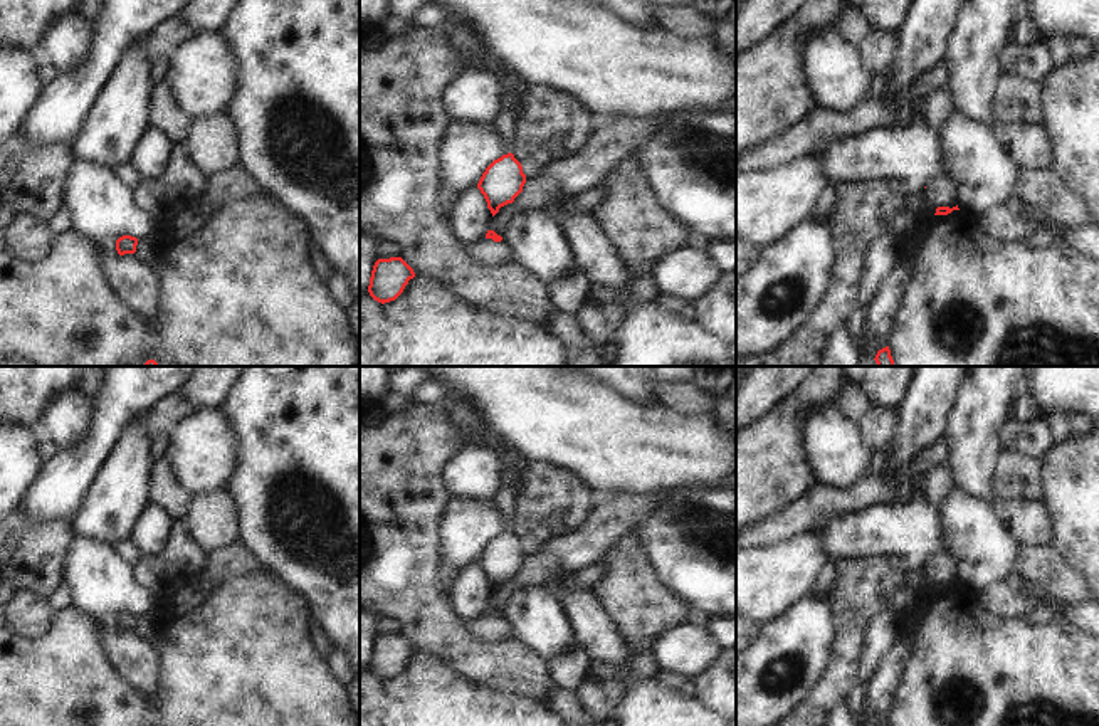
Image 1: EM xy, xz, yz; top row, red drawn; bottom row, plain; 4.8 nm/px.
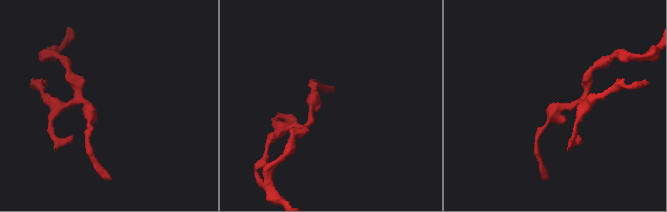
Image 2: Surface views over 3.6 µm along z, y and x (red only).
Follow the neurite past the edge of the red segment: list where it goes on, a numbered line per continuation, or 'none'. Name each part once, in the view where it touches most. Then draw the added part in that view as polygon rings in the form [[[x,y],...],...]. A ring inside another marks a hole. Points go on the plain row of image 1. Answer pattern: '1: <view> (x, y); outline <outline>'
none

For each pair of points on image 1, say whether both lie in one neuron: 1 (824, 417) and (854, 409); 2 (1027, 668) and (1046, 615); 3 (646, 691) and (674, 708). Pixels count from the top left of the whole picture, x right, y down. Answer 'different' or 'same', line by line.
1: different
2: different
3: same

